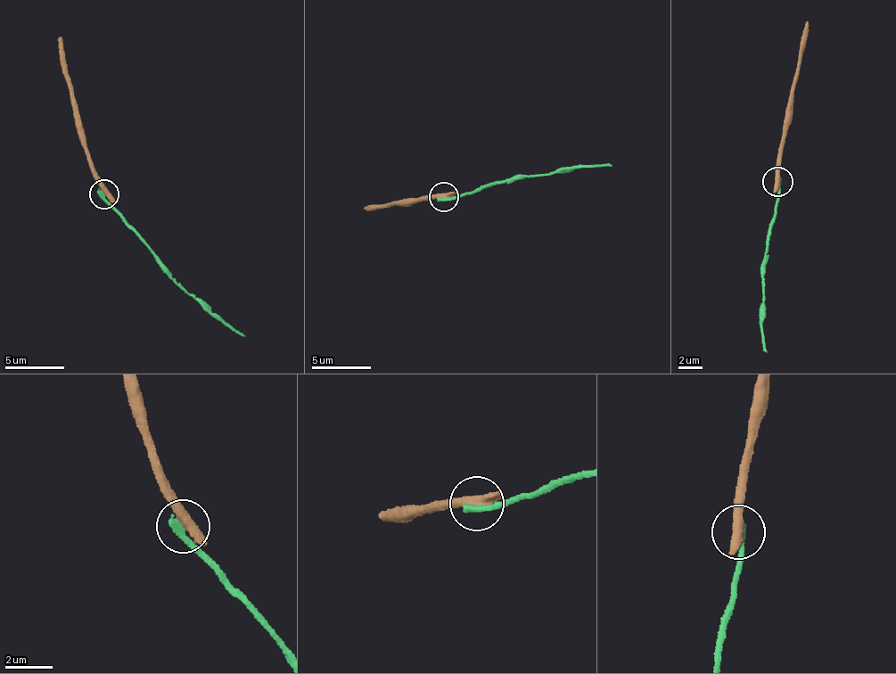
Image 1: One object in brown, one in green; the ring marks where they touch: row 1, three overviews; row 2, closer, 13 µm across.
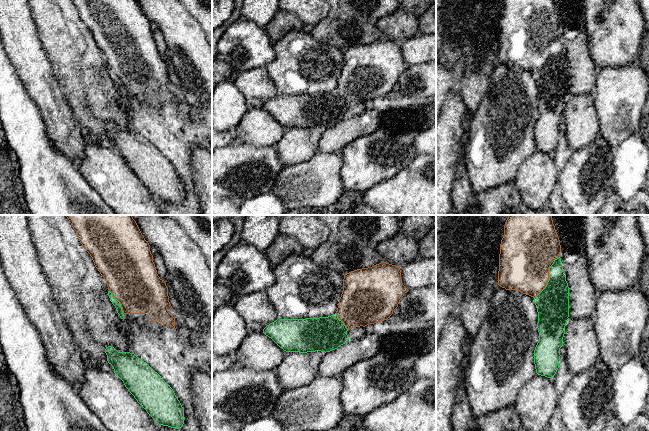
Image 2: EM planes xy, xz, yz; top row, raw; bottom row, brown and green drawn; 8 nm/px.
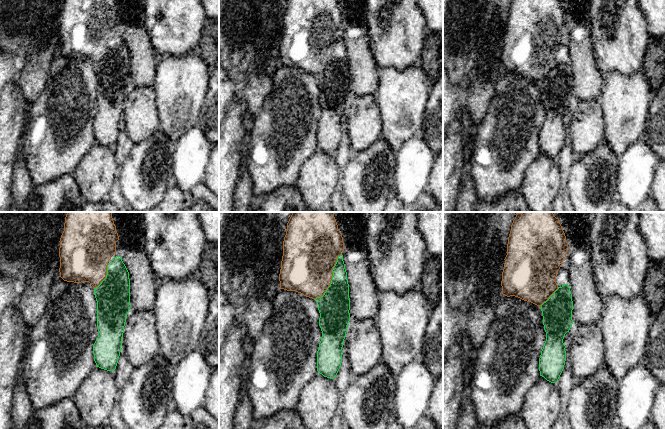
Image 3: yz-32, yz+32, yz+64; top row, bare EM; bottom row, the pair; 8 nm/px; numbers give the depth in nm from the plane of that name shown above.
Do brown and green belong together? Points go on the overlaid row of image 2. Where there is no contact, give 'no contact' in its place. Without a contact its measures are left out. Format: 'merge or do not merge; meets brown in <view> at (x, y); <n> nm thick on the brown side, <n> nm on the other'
do not merge; meets brown in yz at (546, 283); 420 nm thick on the brown side, 260 nm on the other

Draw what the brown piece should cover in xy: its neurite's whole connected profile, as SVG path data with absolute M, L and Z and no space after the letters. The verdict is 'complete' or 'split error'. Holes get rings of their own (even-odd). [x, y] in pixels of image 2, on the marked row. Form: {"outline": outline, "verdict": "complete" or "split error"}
{"outline": "M132 215L65 216L104 277L108 290L120 302L127 323L134 328L147 326L152 330L160 330L163 326L175 328L175 318L170 314L172 306L168 288L157 274L150 245Z", "verdict": "split error"}

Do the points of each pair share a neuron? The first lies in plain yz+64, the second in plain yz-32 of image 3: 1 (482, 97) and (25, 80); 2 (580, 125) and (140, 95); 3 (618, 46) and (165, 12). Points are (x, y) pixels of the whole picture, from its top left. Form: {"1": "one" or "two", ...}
{"1": "one", "2": "one", "3": "one"}

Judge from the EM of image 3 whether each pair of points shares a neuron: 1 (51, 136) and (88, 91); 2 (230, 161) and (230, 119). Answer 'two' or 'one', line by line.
1: one
2: one

